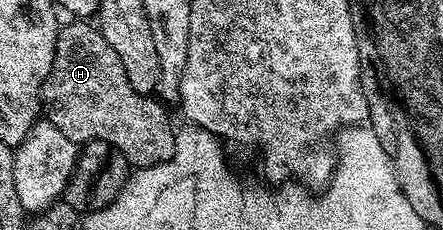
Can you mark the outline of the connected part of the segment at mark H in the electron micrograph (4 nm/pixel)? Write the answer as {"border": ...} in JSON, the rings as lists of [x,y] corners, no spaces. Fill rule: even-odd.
{"border":[[[70,20],[58,31],[58,43],[52,60],[50,74],[42,86],[42,105],[45,121],[56,124],[68,140],[79,144],[87,142],[107,142],[112,144],[126,157],[131,167],[159,166],[174,155],[175,127],[170,127],[170,118],[166,115],[167,107],[157,97],[141,94],[128,84],[124,64],[108,40],[104,40],[97,25],[86,20]]]}

